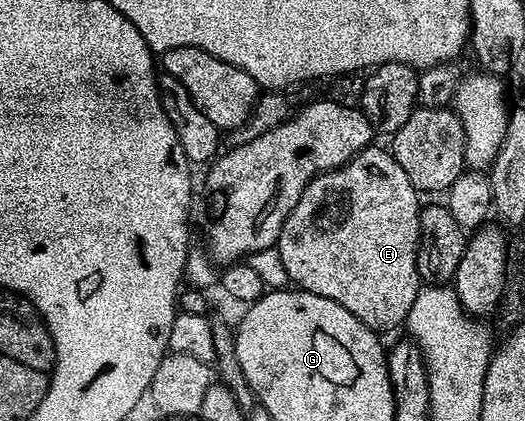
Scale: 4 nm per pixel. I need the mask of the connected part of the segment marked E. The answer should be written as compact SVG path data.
M377 144L366 146L350 162L339 168L328 170L326 174L316 174L307 184L307 188L303 188L299 196L299 204L291 208L277 237L277 251L279 256L283 256L283 265L287 268L290 283L298 290L306 290L315 296L327 296L327 300L335 300L335 304L343 304L343 308L347 308L351 316L359 316L363 324L367 324L375 331L384 332L384 330L393 330L396 326L404 327L405 318L411 312L411 304L415 304L415 296L421 291L423 285L420 276L417 275L417 242L421 238L419 216L422 208L422 203L417 202L417 198L419 198L419 192L413 187L411 180L407 180L407 172L399 168L399 164L393 159L388 149L380 150Z

